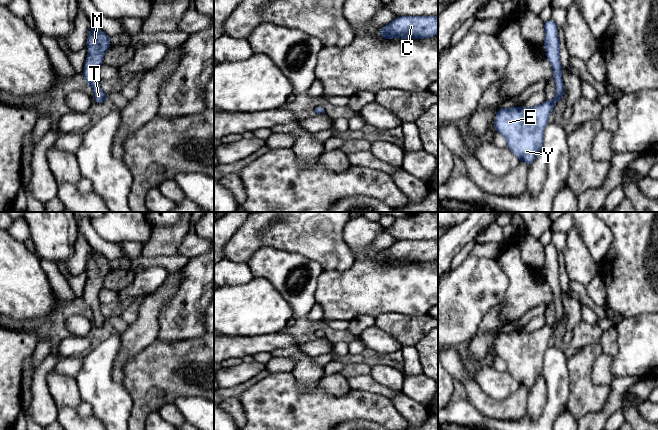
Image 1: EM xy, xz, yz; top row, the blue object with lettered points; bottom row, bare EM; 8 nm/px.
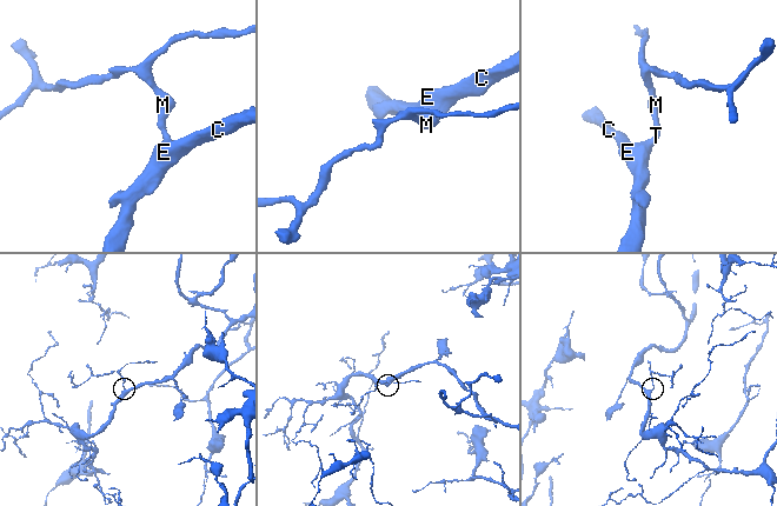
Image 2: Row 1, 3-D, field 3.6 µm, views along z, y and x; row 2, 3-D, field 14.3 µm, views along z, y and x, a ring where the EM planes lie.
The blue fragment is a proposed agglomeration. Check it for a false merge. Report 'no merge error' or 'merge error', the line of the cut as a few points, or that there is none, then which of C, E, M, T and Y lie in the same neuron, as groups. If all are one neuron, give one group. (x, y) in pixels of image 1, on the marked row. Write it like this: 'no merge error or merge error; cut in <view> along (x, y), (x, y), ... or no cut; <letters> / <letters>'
no merge error; no cut; C E M T Y

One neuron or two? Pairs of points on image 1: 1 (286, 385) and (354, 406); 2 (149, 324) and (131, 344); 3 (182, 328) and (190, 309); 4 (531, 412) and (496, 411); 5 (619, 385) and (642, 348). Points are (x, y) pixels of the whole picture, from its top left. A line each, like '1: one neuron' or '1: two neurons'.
1: one neuron
2: one neuron
3: one neuron
4: two neurons
5: two neurons

